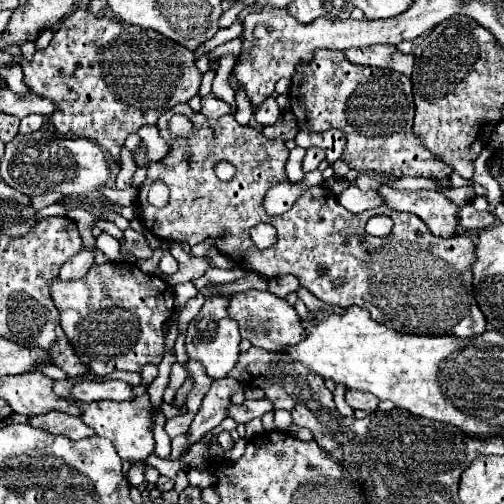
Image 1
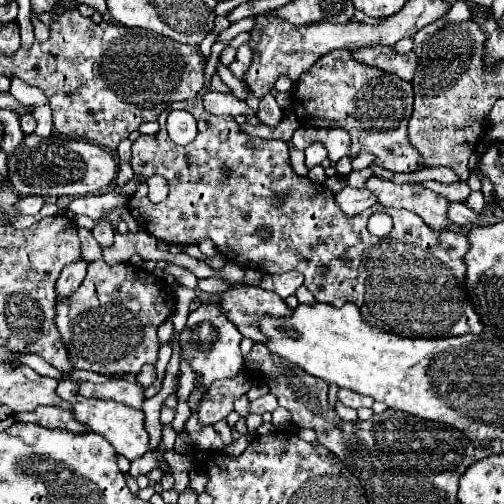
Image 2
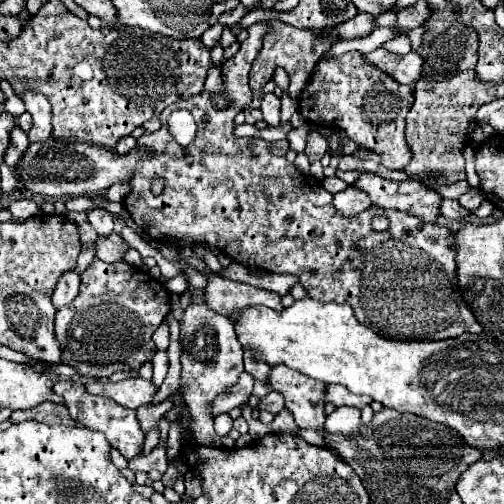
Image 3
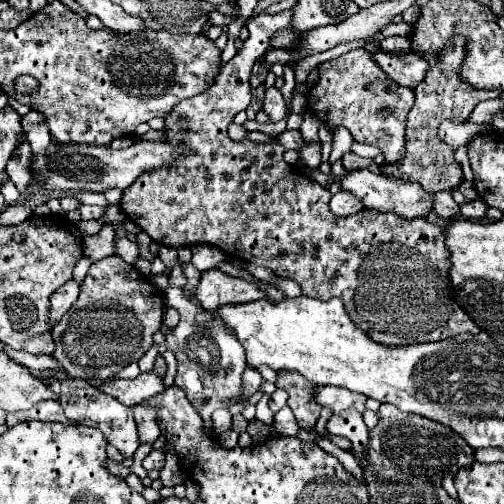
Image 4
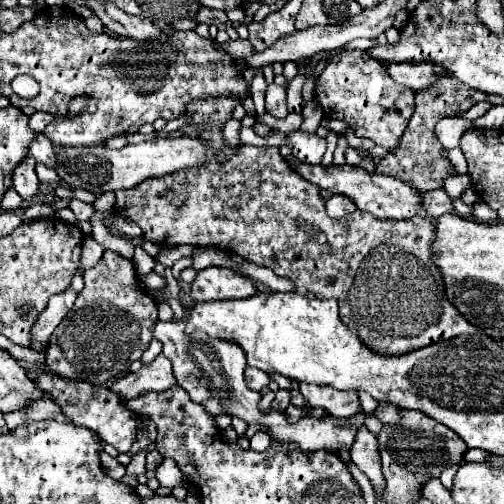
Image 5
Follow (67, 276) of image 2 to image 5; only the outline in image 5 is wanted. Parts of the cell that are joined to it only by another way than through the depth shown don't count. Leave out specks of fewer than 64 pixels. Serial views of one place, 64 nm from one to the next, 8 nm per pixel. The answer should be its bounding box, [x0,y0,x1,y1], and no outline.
[32,288,76,352]

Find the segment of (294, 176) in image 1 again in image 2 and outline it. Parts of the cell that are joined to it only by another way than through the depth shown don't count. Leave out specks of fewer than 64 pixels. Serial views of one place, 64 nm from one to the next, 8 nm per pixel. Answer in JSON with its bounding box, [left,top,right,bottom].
[290,149,308,176]

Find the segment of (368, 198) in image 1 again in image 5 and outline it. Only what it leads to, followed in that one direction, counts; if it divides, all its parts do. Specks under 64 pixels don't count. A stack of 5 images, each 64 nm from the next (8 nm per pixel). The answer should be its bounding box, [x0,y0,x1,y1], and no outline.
[326,196,356,218]

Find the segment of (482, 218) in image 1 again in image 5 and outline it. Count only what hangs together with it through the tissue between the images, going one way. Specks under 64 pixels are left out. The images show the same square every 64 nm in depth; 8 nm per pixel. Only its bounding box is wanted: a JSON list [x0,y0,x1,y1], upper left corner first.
[422,190,454,218]

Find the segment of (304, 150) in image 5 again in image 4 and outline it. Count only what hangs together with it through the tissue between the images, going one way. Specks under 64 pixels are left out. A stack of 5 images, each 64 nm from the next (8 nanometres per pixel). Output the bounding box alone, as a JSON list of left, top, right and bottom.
[298,144,322,168]

